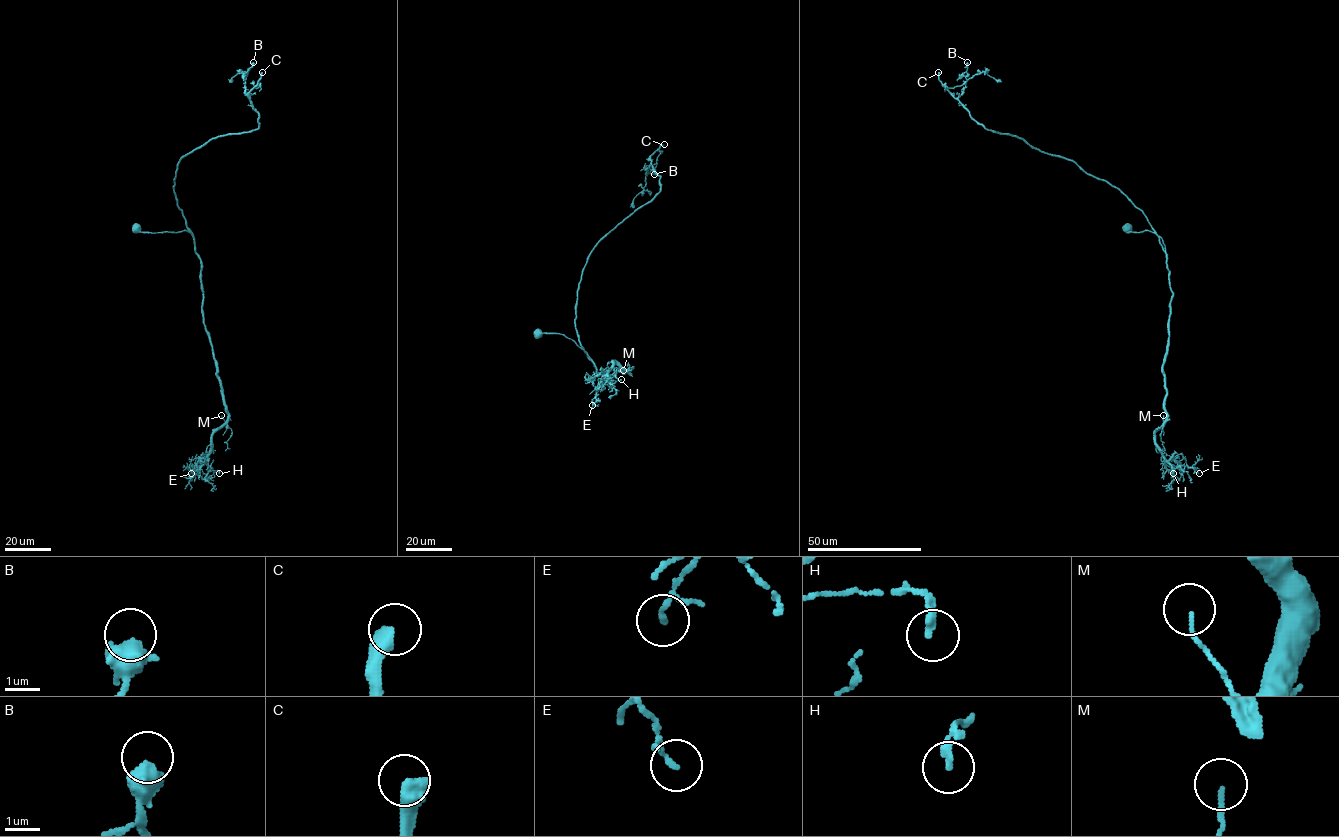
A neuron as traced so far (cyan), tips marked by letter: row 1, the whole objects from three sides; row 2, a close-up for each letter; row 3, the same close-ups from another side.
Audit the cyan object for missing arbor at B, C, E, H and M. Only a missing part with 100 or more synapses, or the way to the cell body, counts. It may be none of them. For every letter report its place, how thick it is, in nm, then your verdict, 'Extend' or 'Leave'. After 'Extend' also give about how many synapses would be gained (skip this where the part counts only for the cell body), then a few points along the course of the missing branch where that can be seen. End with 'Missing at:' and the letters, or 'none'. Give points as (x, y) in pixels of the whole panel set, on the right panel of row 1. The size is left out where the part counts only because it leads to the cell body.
B: Place: (967, 62). Thickness 650 nm. Leave
C: Place: (938, 72). Thickness 500 nm. Extend. Roughly 160 synapses. Course of what is missing: (938, 72), (939, 65), (946, 68), (960, 51), (957, 42)
E: Place: (1199, 473). Thickness 110 nm. Leave
H: Place: (1173, 473). Thickness 200 nm. Leave
M: Place: (1163, 415). Thickness 110 nm. Leave
Missing at: C

